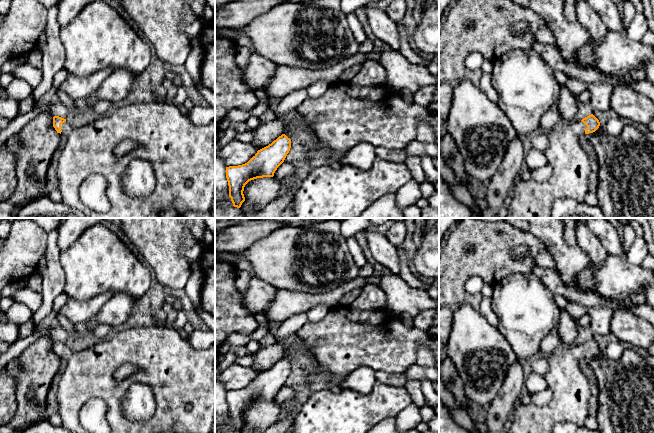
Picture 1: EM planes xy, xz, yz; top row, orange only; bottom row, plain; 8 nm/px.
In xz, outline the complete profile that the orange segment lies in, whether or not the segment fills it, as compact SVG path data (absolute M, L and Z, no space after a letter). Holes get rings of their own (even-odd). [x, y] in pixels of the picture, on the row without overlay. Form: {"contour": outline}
{"contour": "M335 305L327 315L317 322L308 321L286 341L284 358L268 370L260 373L245 388L226 391L229 421L234 431L240 432L245 425L245 409L254 403L273 401L277 392L284 386L291 372L291 353L307 353L318 362L318 372L329 378L346 377L360 367L387 374L404 374L407 368L416 364L418 349L428 346L434 353L435 368L439 373L439 337L417 327L407 326L401 318L388 309L359 310L351 306Z"}

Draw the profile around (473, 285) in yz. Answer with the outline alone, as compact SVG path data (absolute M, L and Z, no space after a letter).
M474 275L465 282L465 294L475 295L481 293L484 281L479 275Z

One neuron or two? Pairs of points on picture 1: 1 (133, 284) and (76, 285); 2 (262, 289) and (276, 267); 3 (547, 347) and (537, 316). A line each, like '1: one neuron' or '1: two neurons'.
1: one neuron
2: two neurons
3: two neurons

